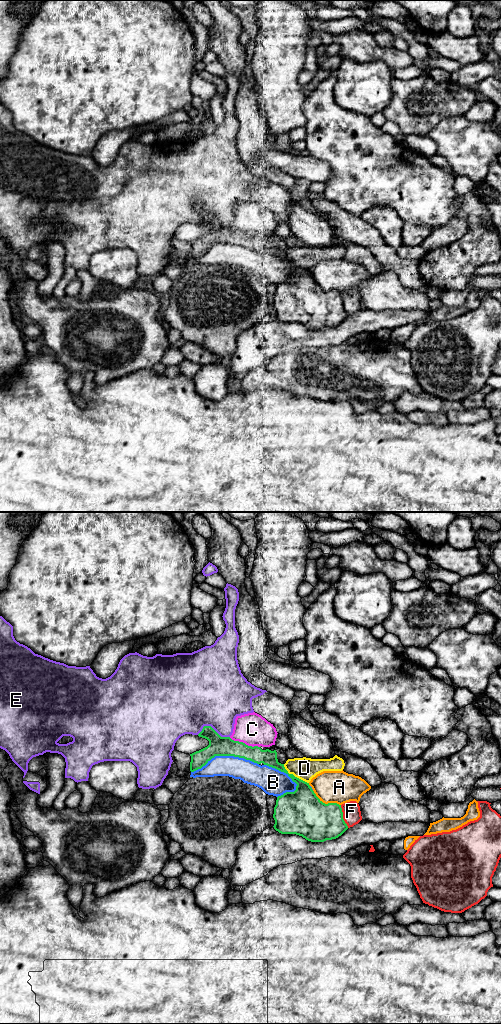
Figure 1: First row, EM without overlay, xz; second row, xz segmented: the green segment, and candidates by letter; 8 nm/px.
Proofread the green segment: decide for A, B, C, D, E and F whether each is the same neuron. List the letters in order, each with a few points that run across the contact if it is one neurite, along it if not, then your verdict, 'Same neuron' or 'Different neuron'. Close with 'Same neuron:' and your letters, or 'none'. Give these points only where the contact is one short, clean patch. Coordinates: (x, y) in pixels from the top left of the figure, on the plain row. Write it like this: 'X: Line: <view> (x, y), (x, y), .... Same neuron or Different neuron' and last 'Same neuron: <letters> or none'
A: Different neuron
B: Different neuron
C: Different neuron
D: Line: xz (283, 252), (289, 261), (308, 271). Different neuron
E: Different neuron
F: Different neuron
Same neuron: none

